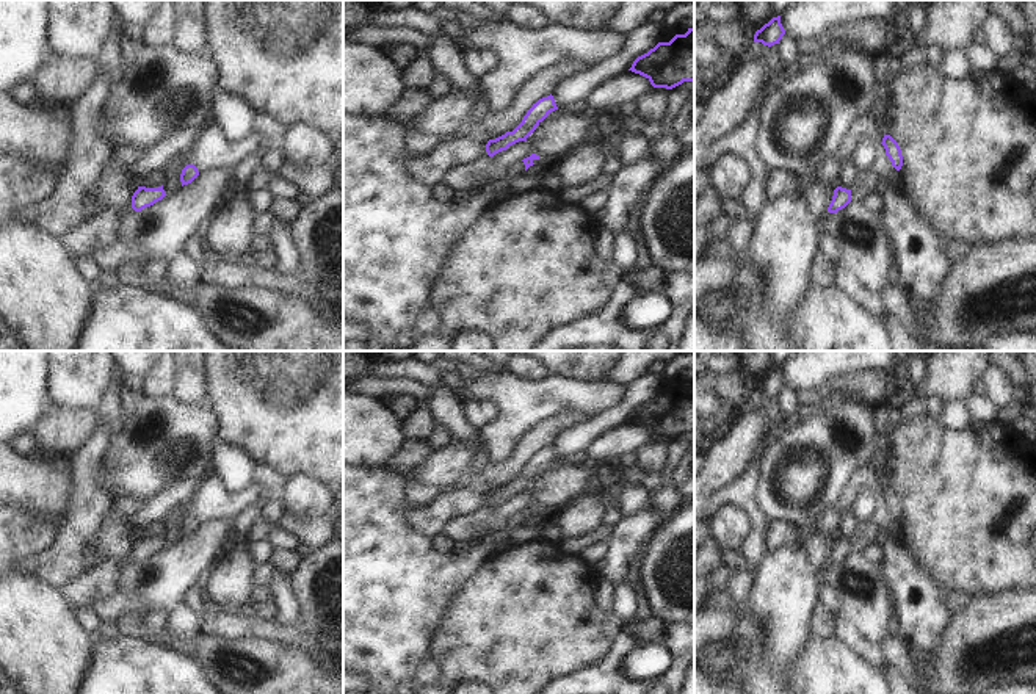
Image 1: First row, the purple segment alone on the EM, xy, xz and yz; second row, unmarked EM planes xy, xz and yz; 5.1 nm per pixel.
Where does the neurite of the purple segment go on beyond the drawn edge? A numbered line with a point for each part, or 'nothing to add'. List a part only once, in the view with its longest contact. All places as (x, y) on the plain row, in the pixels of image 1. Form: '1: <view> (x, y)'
nothing to add

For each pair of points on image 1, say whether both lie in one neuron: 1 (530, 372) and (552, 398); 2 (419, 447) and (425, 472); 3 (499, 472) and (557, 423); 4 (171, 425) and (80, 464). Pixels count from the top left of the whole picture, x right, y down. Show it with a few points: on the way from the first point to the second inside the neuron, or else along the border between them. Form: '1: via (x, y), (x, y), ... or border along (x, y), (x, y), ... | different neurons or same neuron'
1: border along (505, 368), (524, 378), (541, 379), (547, 376) | different neurons
2: border along (431, 451), (403, 475) | different neurons
3: via (513, 462), (543, 434) | same neuron
4: border along (112, 440), (96, 477), (102, 489) | different neurons

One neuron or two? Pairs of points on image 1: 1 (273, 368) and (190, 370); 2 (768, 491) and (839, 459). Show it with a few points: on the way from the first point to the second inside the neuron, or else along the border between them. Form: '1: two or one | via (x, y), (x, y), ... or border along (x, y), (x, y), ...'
1: two | border along (207, 367), (206, 403)
2: one | via (786, 487), (815, 459), (822, 459)

